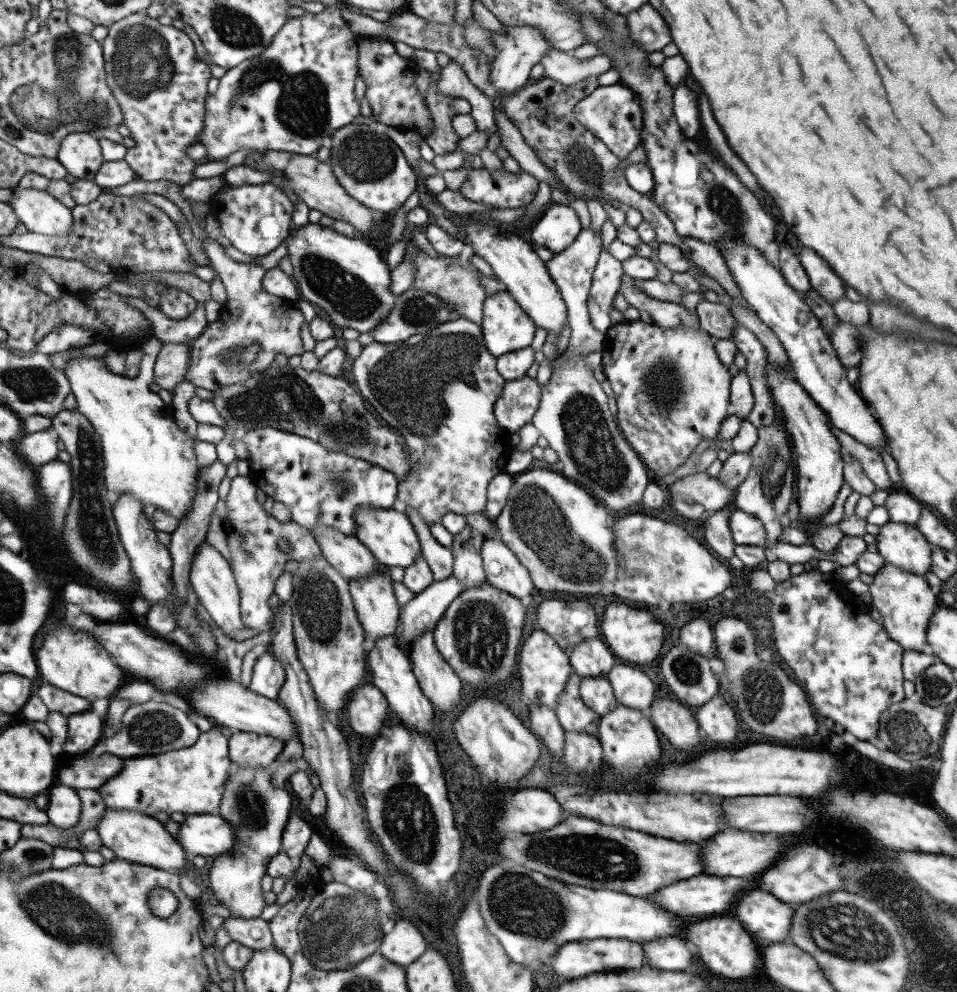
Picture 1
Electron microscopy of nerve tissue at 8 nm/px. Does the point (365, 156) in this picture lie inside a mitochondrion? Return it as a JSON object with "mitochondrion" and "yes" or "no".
{"mitochondrion":"yes"}

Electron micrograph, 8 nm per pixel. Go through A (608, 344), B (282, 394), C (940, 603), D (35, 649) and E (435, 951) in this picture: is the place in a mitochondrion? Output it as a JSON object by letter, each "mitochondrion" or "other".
{"A":"other","B":"mitochondrion","C":"other","D":"other","E":"other"}

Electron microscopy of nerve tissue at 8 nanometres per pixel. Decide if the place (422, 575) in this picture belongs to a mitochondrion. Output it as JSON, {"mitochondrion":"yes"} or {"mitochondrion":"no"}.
{"mitochondrion":"no"}

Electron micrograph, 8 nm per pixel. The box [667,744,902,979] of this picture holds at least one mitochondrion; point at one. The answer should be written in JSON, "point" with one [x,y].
{"point":[842,928]}

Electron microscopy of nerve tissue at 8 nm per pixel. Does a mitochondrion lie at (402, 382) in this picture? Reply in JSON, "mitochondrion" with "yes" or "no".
{"mitochondrion":"yes"}

